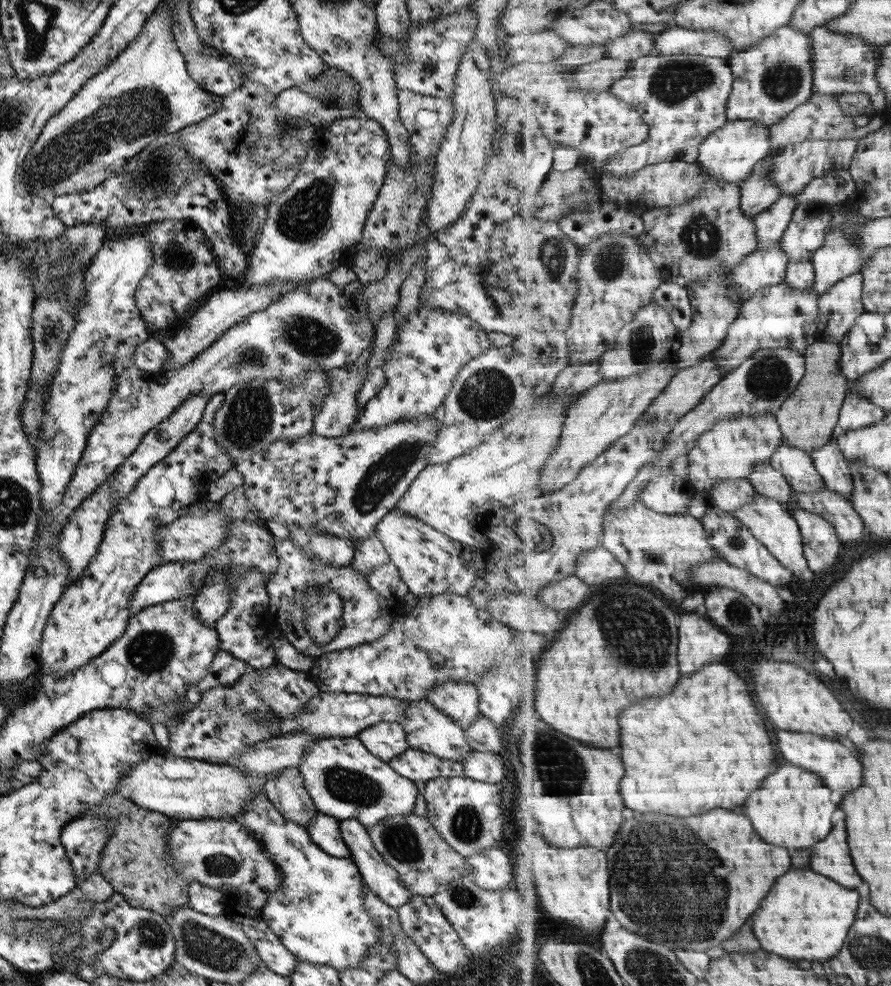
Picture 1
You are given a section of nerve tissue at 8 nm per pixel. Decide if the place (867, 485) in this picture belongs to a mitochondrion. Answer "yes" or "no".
yes

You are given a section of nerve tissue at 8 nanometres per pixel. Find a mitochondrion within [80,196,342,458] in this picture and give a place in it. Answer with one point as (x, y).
(250, 416)

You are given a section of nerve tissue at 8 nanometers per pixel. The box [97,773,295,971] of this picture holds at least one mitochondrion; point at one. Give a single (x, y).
(223, 866)

